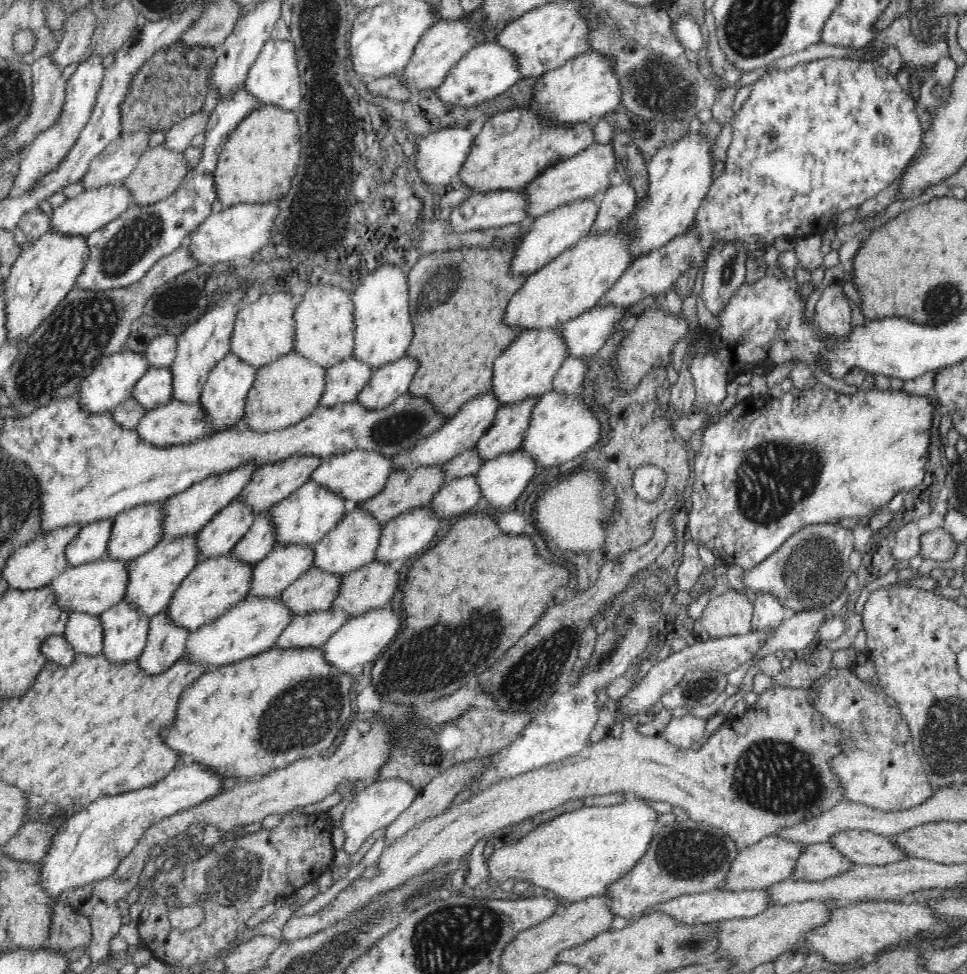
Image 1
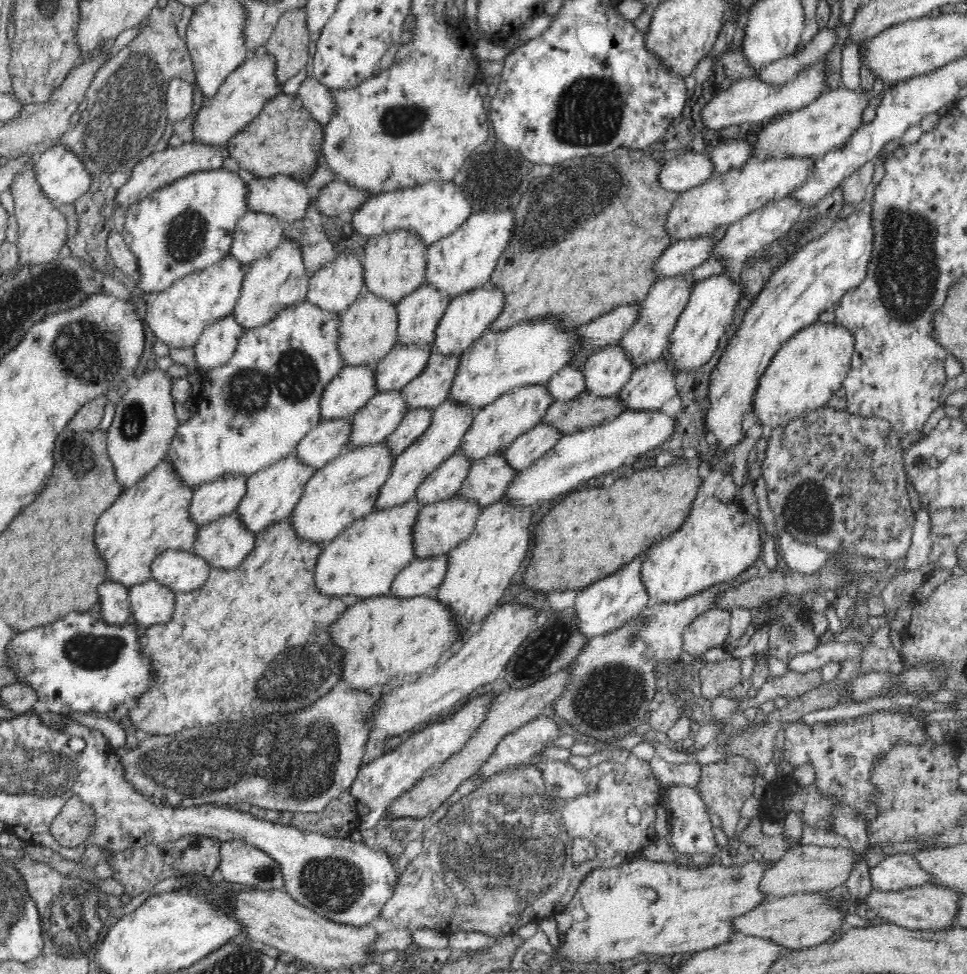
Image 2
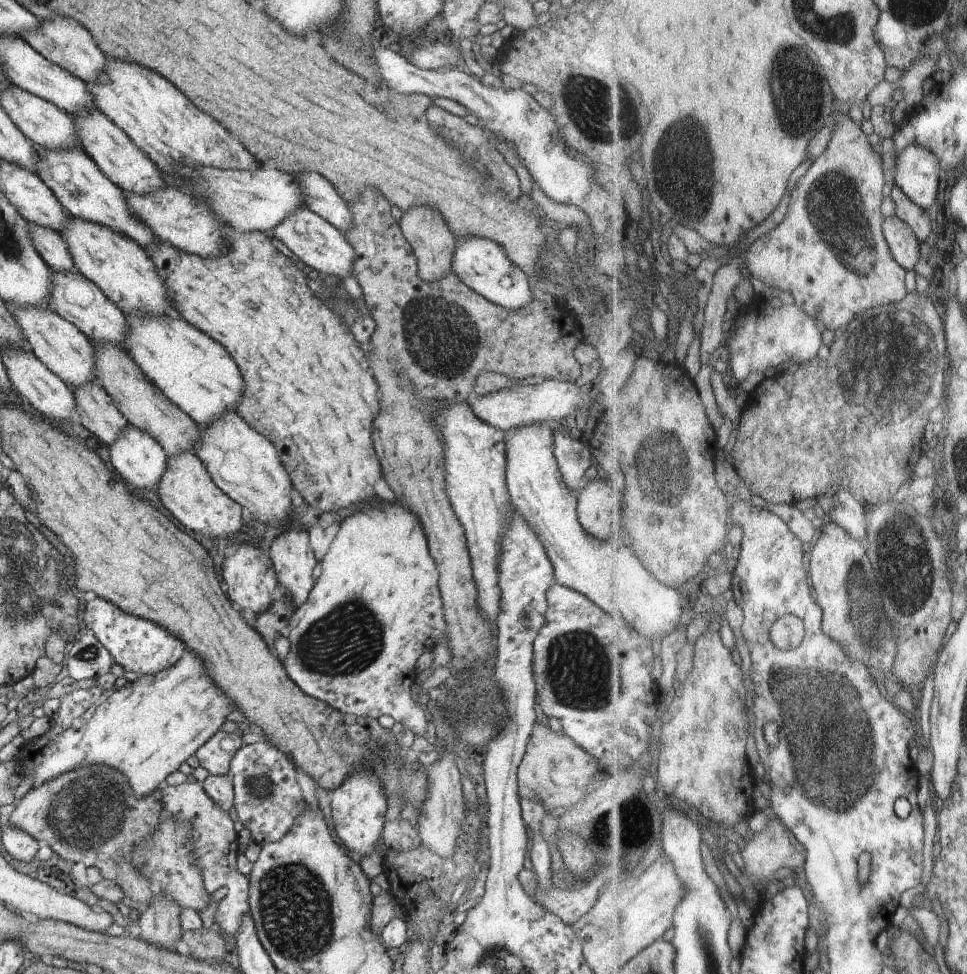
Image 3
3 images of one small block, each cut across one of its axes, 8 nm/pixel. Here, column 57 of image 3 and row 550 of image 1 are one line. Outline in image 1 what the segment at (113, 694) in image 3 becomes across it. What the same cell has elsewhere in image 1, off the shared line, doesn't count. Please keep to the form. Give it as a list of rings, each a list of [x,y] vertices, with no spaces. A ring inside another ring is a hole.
[[[816,384],[805,389],[792,389],[788,394],[780,398],[763,396],[754,399],[752,396],[741,400],[731,408],[729,413],[715,423],[703,433],[702,445],[695,457],[691,457],[693,465],[694,482],[692,482],[692,512],[689,516],[688,529],[692,542],[704,544],[717,558],[724,559],[726,563],[738,565],[745,572],[755,568],[764,560],[768,559],[773,552],[776,552],[786,539],[794,532],[809,526],[820,523],[837,523],[840,518],[860,518],[866,520],[880,506],[889,503],[895,494],[902,492],[904,488],[914,488],[924,480],[926,474],[926,464],[928,464],[928,450],[930,450],[930,424],[932,424],[932,410],[934,405],[930,397],[912,395],[906,391],[881,391],[872,388],[869,391],[858,390],[849,396],[837,393],[826,385]]]

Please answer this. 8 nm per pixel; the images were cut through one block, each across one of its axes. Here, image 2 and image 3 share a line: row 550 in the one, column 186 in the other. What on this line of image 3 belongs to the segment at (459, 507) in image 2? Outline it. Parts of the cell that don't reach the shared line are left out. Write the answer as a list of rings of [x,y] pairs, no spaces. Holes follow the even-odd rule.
[[[88,340],[95,356],[95,376],[113,398],[113,402],[117,404],[129,424],[148,431],[170,457],[184,451],[193,452],[194,443],[200,436],[197,422],[164,396],[164,393],[140,370],[128,350],[114,343]]]

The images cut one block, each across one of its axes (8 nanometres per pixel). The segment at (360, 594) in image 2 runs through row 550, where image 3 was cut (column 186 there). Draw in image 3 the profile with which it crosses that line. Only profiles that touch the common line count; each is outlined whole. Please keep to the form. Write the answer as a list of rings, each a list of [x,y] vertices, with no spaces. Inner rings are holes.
[[[125,314],[125,346],[140,370],[182,412],[200,426],[208,426],[224,411],[237,410],[243,393],[243,380],[230,353],[217,340],[190,324],[178,314]]]

